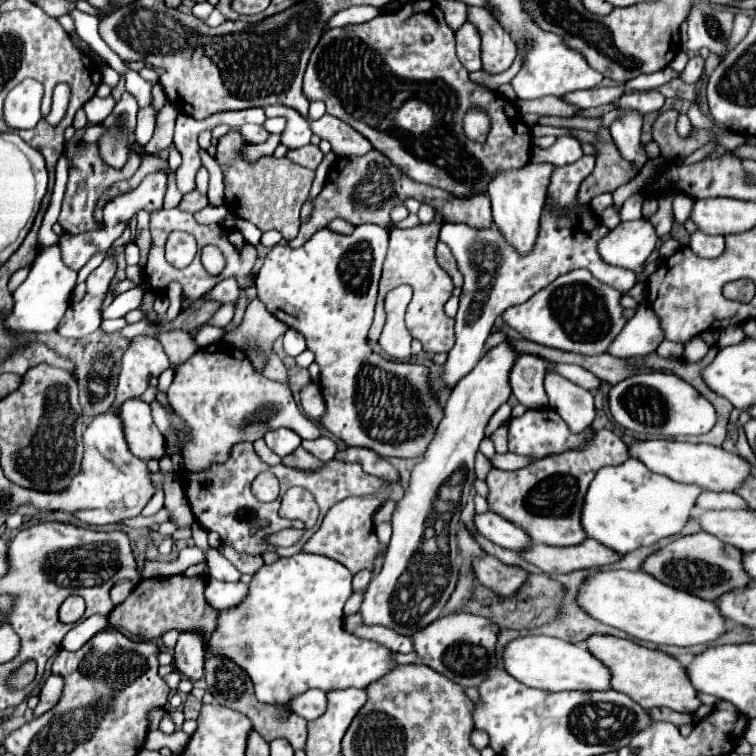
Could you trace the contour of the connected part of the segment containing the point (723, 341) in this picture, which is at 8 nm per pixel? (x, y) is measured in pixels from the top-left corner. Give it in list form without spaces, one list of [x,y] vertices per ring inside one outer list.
[[[727,326],[719,332],[719,338],[717,338],[717,346],[727,346],[727,344],[733,344],[733,342],[739,342],[739,338],[745,338],[743,330],[739,326]]]

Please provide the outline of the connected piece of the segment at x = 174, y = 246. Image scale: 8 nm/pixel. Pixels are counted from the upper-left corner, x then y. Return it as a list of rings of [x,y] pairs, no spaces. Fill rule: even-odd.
[[[173,232],[165,244],[167,262],[175,268],[185,268],[195,258],[195,238],[185,232]]]

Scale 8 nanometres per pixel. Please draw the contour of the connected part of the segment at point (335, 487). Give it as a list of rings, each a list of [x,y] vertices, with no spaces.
[[[329,460],[329,462],[327,462],[321,470],[317,470],[317,472],[293,470],[293,468],[287,468],[287,466],[283,466],[283,464],[273,466],[273,472],[275,472],[275,476],[277,476],[279,482],[281,482],[281,494],[285,494],[291,486],[301,486],[301,488],[305,488],[305,490],[309,490],[309,492],[313,494],[313,498],[315,498],[315,502],[319,504],[319,510],[321,510],[317,524],[315,524],[311,530],[305,530],[305,536],[301,536],[297,544],[293,544],[291,548],[277,548],[279,556],[293,556],[293,554],[297,554],[297,552],[301,550],[301,546],[311,538],[311,534],[319,528],[321,518],[327,514],[327,510],[329,510],[333,504],[345,500],[347,496],[371,494],[371,492],[375,492],[375,490],[381,488],[381,480],[379,480],[379,478],[373,478],[373,476],[369,476],[369,474],[365,474],[359,464],[345,464],[345,462],[339,462],[339,460]]]

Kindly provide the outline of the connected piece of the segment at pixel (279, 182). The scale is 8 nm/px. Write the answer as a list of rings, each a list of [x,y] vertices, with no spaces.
[[[231,130],[219,138],[215,160],[223,170],[225,182],[225,206],[237,218],[249,220],[259,230],[279,230],[285,240],[293,240],[299,232],[301,220],[299,210],[309,196],[311,182],[315,178],[313,170],[297,166],[289,158],[261,156],[257,162],[247,162],[241,156],[241,148],[245,146],[239,130]]]

